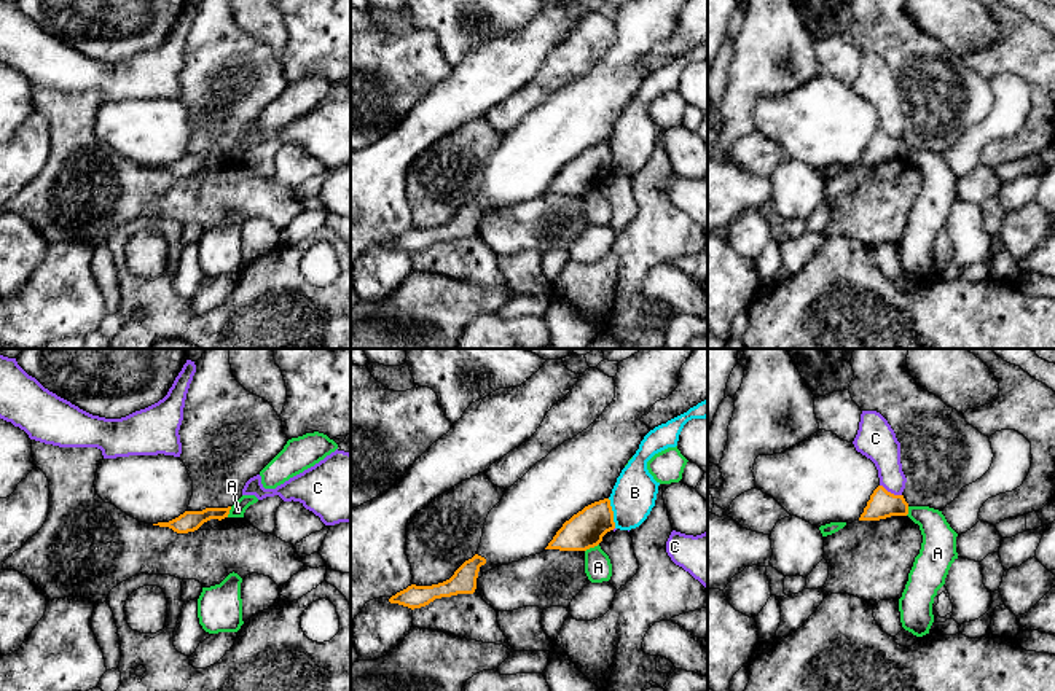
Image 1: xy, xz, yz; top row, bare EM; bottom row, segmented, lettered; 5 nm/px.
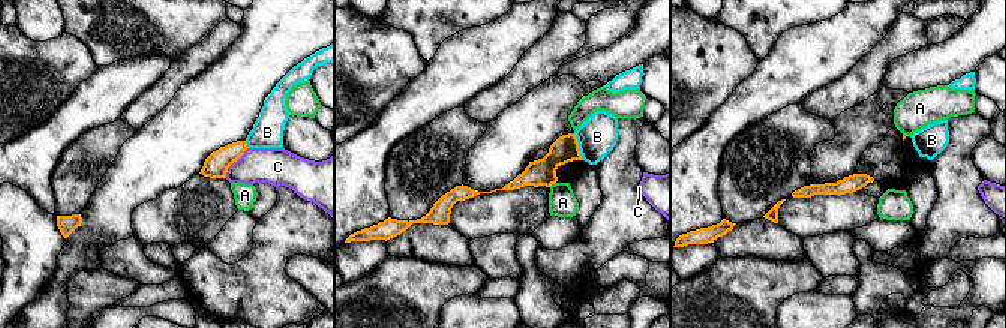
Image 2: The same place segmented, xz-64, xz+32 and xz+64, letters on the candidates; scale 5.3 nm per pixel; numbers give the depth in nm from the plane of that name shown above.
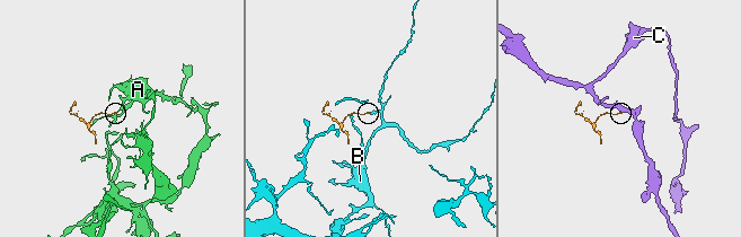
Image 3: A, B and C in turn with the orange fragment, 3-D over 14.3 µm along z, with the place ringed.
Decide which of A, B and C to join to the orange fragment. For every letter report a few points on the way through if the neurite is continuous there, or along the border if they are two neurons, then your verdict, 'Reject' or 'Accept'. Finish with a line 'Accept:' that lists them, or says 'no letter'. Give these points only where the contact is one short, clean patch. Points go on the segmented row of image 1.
A: Reject
B: Boundary: xz (607, 499), (615, 527). Reject
C: Boundary: yz (880, 484), (901, 495). Reject
Accept: no letter

